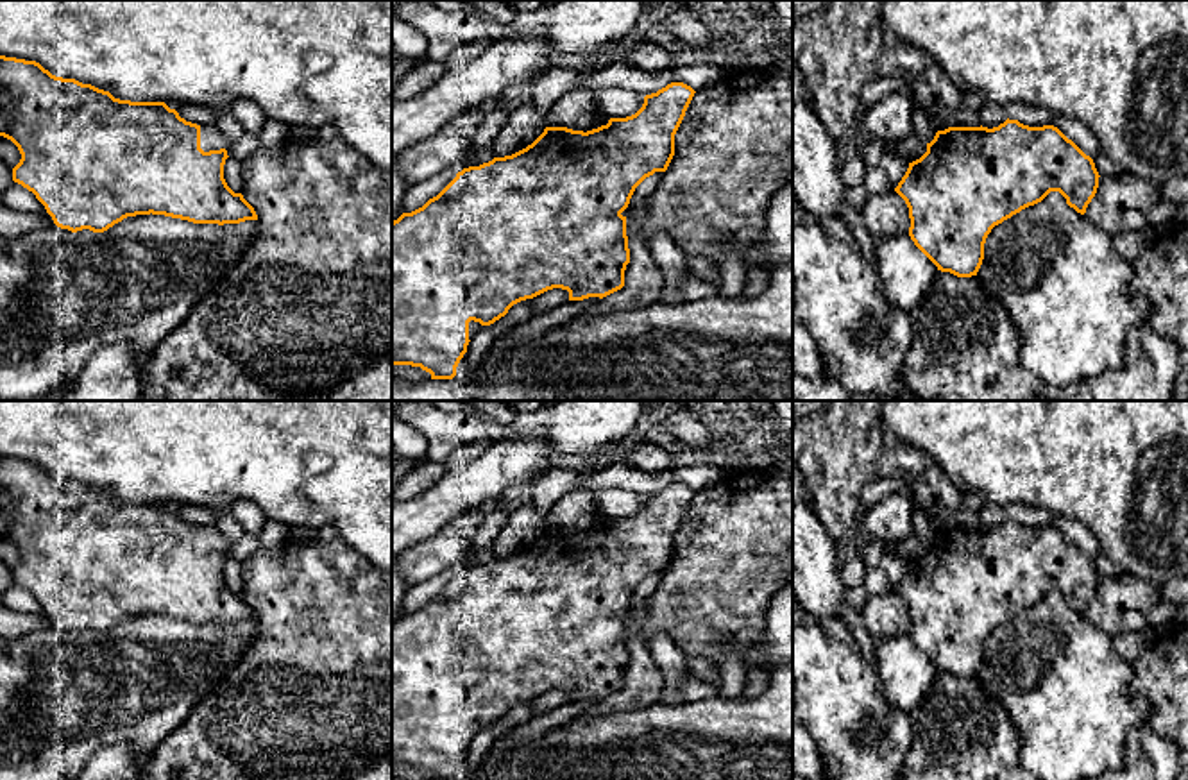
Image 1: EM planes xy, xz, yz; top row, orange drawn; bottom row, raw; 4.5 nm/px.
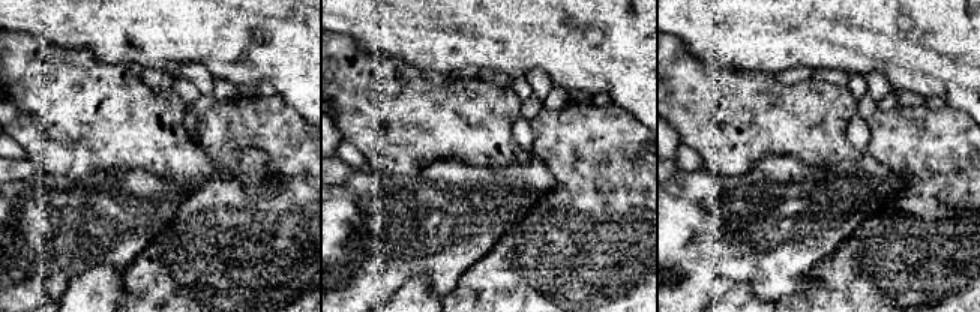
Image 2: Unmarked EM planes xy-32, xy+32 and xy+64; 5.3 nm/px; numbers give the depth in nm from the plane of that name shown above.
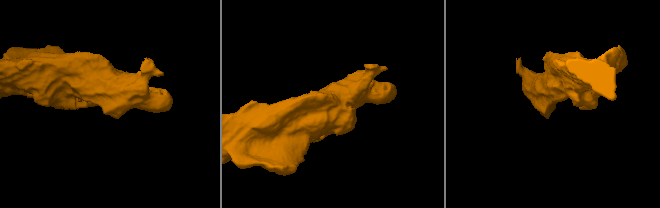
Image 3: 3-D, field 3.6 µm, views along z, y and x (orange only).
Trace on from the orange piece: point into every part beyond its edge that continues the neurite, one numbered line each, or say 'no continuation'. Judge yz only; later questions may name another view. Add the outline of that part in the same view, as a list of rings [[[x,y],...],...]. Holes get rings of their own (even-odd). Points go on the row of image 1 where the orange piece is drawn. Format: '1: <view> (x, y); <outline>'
no continuation

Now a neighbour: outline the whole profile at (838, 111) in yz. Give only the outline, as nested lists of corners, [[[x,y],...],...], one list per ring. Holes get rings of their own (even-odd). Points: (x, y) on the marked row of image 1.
[[[793,0],[793,64],[809,88],[810,106],[834,138],[846,143],[855,131],[861,89],[884,77],[916,81],[932,59],[889,30],[880,0]]]

